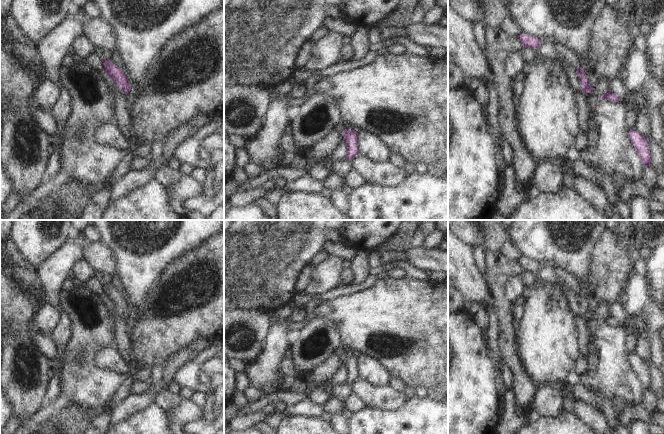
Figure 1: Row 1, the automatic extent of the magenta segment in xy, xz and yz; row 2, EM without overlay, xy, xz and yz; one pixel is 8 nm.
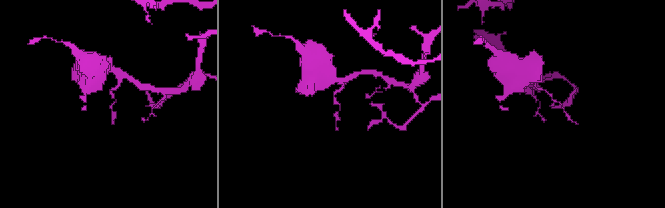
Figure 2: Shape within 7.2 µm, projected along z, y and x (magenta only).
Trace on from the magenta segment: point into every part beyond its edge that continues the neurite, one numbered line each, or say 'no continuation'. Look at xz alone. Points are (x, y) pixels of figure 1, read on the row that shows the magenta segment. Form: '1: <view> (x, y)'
no continuation

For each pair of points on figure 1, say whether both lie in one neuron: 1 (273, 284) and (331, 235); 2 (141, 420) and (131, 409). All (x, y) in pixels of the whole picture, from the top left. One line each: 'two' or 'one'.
1: two
2: two

